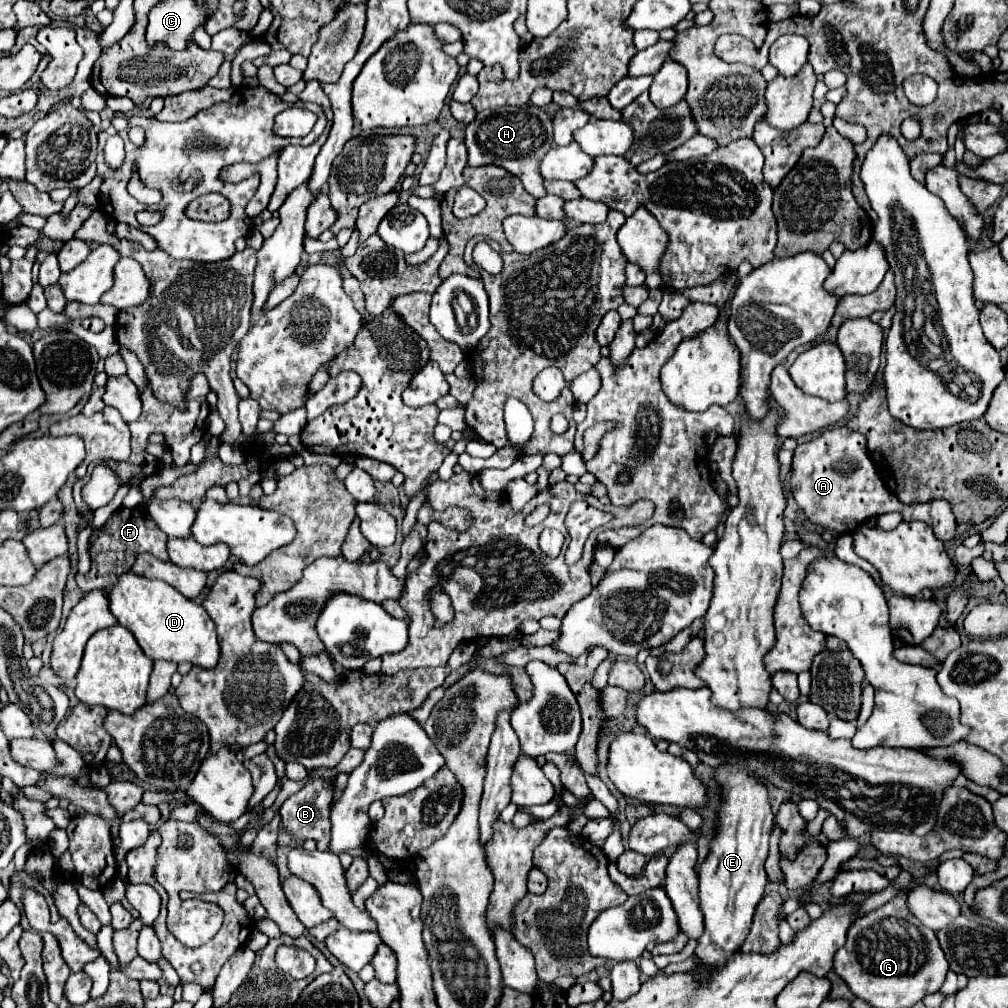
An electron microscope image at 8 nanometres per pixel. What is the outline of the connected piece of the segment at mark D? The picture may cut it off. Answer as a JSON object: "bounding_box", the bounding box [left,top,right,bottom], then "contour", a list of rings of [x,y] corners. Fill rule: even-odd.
{"bounding_box":[107,572,219,668],"contour":[[[133,572],[121,574],[117,584],[107,590],[109,610],[117,622],[129,628],[139,642],[141,650],[151,660],[191,662],[193,666],[211,668],[219,662],[219,642],[215,624],[201,604],[179,594],[171,584],[163,580],[149,580]]]}

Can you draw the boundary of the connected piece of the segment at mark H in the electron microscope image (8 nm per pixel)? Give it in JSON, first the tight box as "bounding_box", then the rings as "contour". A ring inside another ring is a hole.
{"bounding_box":[465,104,553,198],"contour":[[[529,104],[529,106],[521,106],[521,108],[503,106],[503,108],[495,108],[495,110],[483,110],[475,116],[475,120],[471,124],[465,126],[465,144],[467,144],[467,150],[469,150],[469,166],[471,168],[491,166],[491,164],[501,166],[507,172],[515,174],[523,182],[523,188],[531,196],[541,198],[541,196],[547,194],[543,190],[543,178],[539,174],[539,162],[543,160],[543,154],[547,154],[547,150],[551,150],[553,142],[551,142],[551,118],[543,108],[537,108],[537,106]]]}

